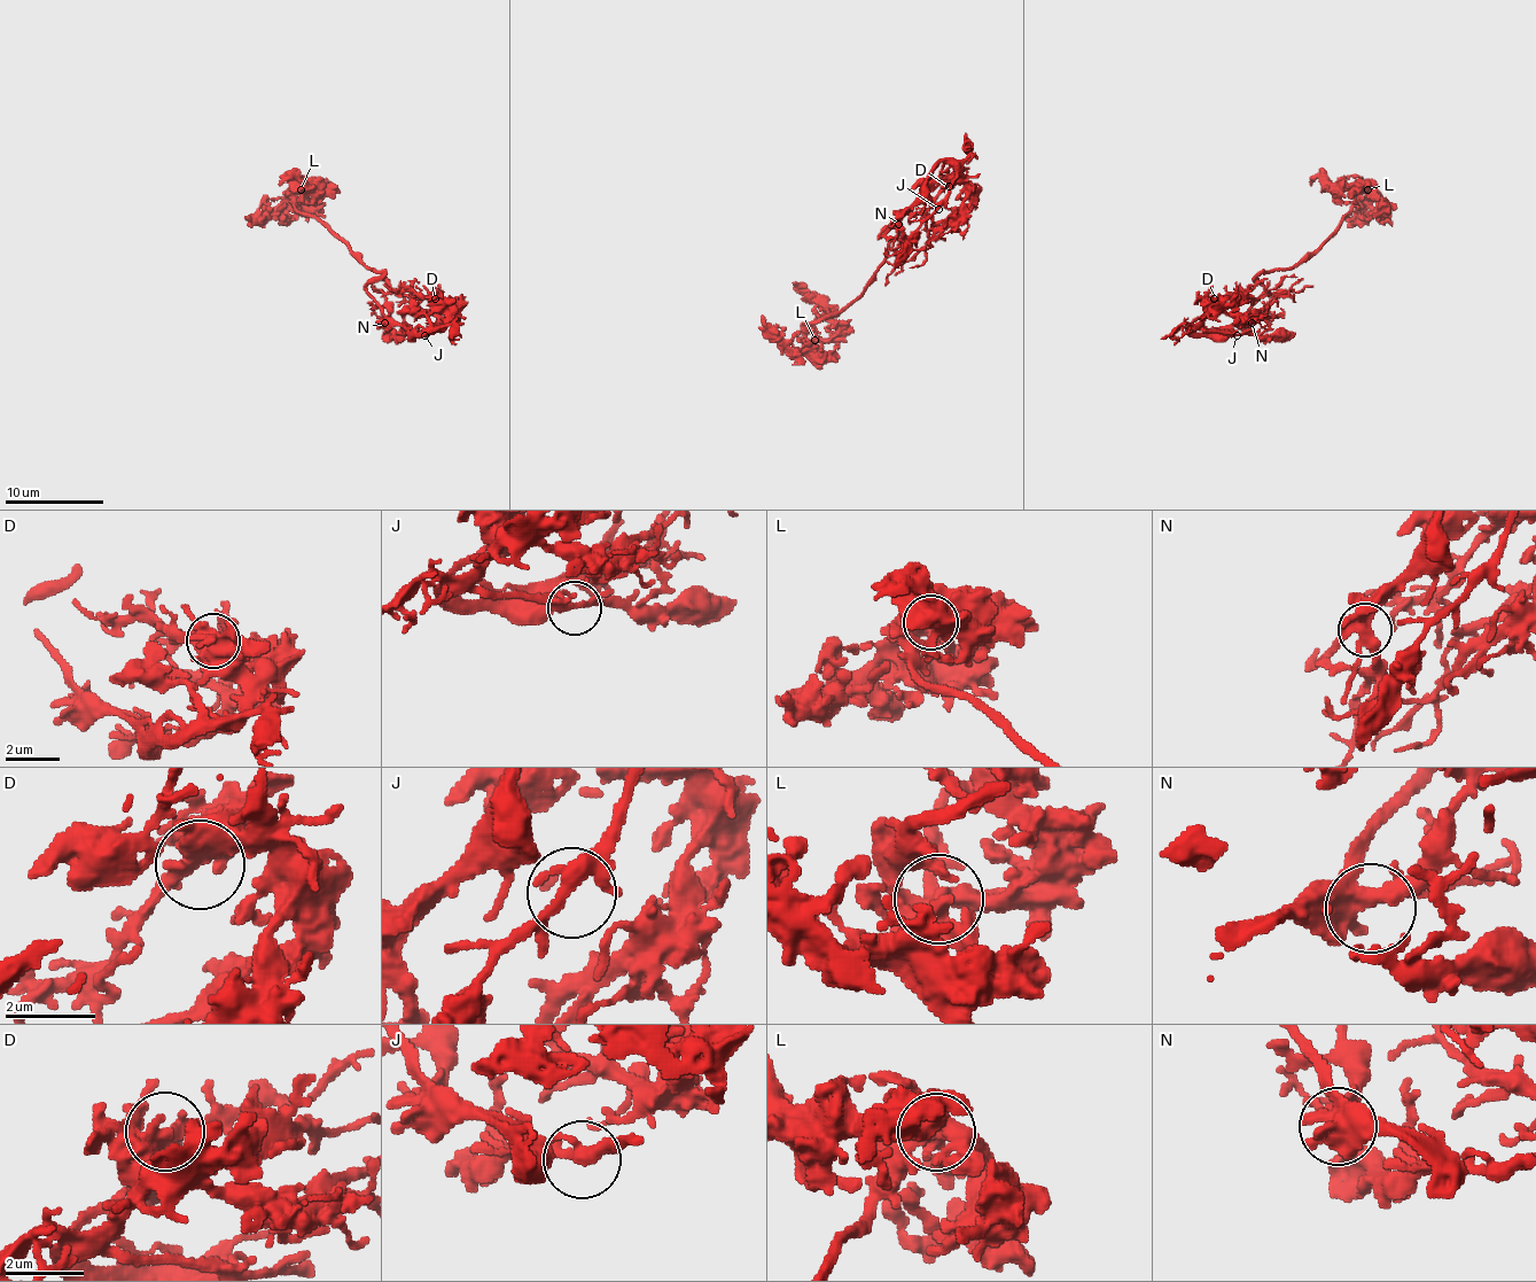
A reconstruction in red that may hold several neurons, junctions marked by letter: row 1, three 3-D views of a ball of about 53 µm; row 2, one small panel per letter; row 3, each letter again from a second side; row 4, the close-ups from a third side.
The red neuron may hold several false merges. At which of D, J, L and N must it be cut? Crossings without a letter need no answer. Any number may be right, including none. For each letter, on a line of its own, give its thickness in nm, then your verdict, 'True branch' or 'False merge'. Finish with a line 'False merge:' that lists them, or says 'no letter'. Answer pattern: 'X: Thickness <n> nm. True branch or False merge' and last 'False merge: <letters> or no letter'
D: Thickness 500 nm. True branch
J: Thickness 280 nm. True branch
L: Thickness 320 nm. True branch
N: Thickness 440 nm. True branch
False merge: no letter

